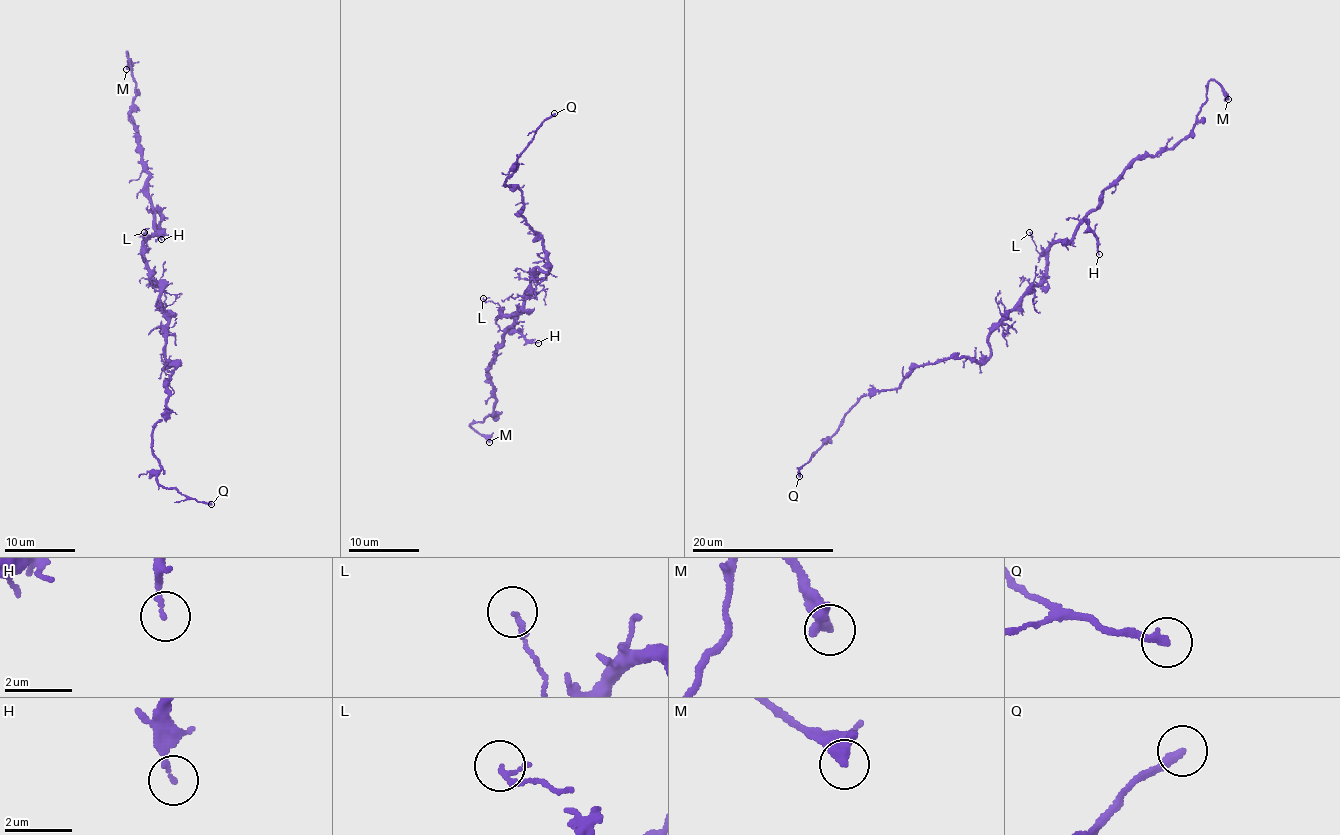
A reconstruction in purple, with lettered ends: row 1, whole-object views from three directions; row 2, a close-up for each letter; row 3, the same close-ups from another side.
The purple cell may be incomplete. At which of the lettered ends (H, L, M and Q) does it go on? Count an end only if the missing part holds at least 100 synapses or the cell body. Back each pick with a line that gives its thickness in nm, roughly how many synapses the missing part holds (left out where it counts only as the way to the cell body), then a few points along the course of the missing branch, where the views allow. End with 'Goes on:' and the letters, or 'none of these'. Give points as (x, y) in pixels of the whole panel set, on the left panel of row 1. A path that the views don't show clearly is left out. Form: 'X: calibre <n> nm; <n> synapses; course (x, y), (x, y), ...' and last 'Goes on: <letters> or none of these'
Q: calibre 220 nm
Goes on: Q

